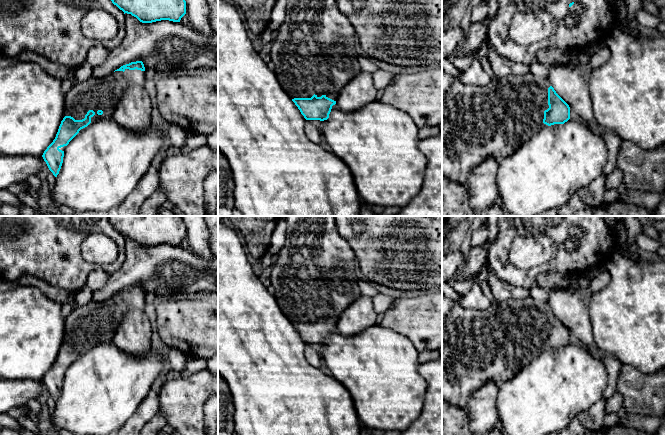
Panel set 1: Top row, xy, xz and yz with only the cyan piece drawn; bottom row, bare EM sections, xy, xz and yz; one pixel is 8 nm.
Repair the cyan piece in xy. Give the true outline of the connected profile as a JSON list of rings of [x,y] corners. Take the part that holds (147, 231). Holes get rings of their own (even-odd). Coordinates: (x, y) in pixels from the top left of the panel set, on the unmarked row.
[[[109,216],[112,227],[142,247],[161,244],[180,246],[186,238],[181,216]]]

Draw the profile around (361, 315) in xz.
[[[361,295],[340,315],[336,329],[344,337],[355,336],[363,330],[377,325],[376,316],[372,297]]]

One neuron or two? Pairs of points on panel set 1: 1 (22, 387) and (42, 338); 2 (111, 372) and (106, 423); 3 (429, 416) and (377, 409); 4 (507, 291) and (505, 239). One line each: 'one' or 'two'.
1: two
2: one
3: two
4: two

